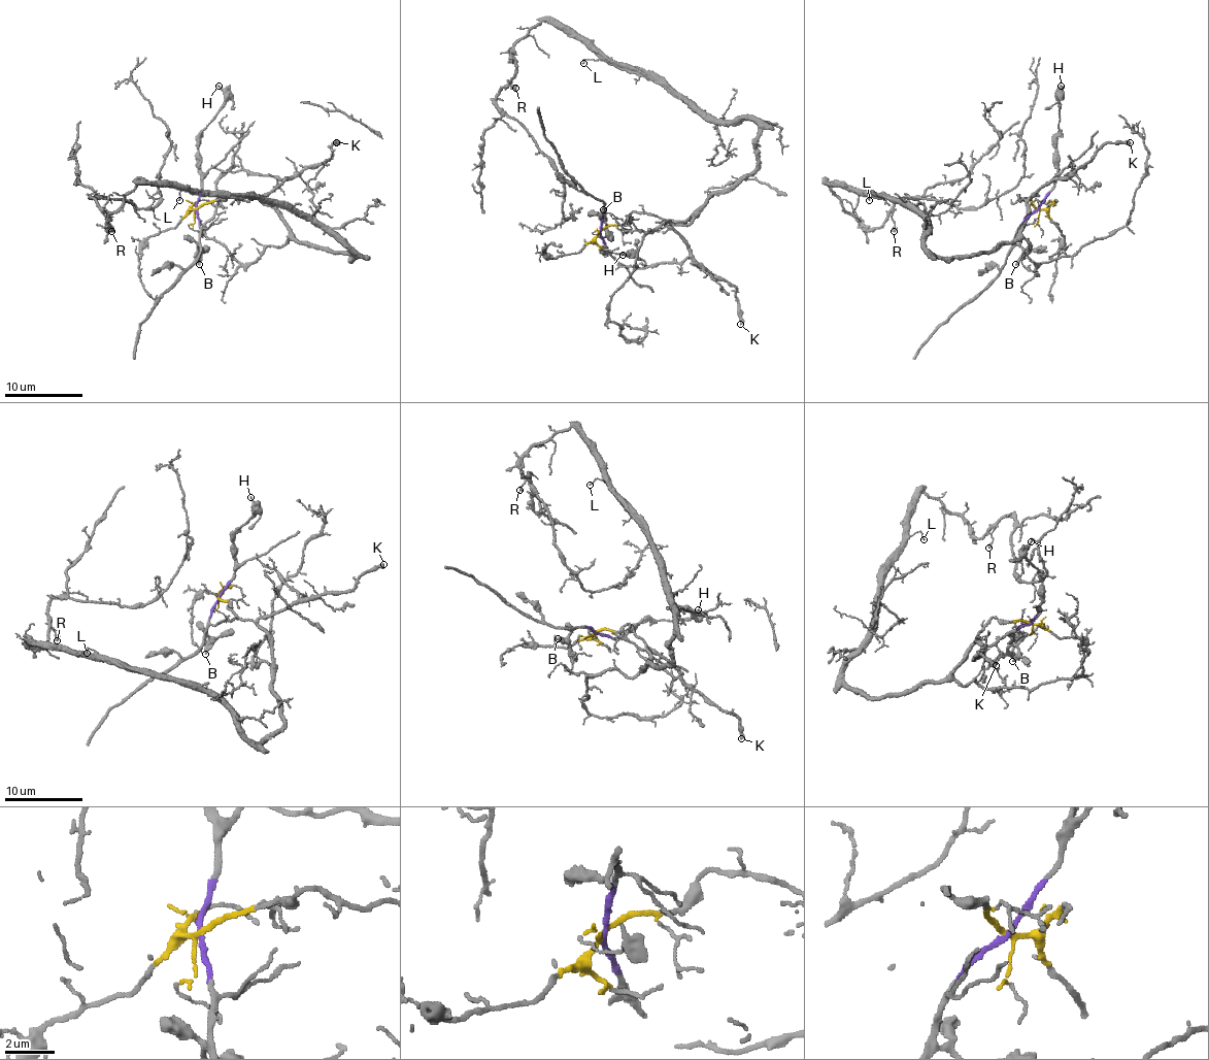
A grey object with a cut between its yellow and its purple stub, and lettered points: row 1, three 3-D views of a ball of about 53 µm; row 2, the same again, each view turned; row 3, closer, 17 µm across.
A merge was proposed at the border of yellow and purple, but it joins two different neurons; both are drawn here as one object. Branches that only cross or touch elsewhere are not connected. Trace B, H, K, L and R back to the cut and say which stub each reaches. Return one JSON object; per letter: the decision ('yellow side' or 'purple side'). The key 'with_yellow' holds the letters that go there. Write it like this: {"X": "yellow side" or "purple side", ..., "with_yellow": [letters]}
{"B": "purple side", "H": "purple side", "K": "yellow side", "L": "yellow side", "R": "yellow side", "with_yellow": ["K", "L", "R"]}

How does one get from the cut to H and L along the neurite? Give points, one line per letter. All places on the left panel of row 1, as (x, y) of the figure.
H: (196, 208), (200, 187), (198, 134), (224, 103), (224, 91), (217, 85)
L: (196, 208), (229, 195), (259, 198), (309, 247), (355, 255), (266, 200), (198, 189), (185, 189), (178, 200)

